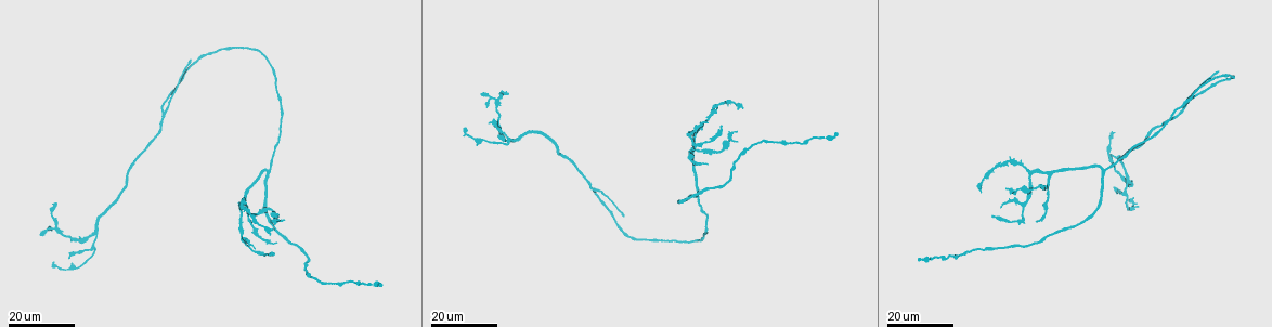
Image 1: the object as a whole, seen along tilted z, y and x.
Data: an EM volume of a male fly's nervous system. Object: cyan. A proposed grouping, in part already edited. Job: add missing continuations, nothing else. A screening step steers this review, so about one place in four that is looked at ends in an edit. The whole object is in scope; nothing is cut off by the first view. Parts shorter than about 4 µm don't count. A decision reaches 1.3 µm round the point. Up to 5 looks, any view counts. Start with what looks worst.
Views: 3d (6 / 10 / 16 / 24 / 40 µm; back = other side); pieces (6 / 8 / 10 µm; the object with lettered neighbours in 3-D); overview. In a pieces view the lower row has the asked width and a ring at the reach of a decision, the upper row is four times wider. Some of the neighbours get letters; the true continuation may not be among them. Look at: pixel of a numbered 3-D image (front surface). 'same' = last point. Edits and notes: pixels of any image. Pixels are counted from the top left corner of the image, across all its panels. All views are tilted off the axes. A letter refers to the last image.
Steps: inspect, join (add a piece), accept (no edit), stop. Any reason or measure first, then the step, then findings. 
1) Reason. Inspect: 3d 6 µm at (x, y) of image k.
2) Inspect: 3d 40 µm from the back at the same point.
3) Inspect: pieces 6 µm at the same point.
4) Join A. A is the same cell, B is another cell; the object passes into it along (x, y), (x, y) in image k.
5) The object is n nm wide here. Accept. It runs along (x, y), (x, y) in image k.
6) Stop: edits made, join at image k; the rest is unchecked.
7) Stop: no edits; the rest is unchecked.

Free end. Inspect: 3d 16 µm at (268, 254) of image 1.

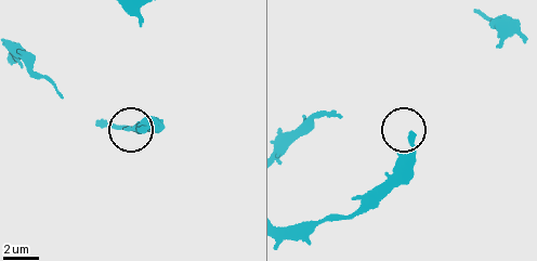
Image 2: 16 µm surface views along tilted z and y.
See the neighbours. Inspect: pieces 8 µm at (414, 135) of image 2.

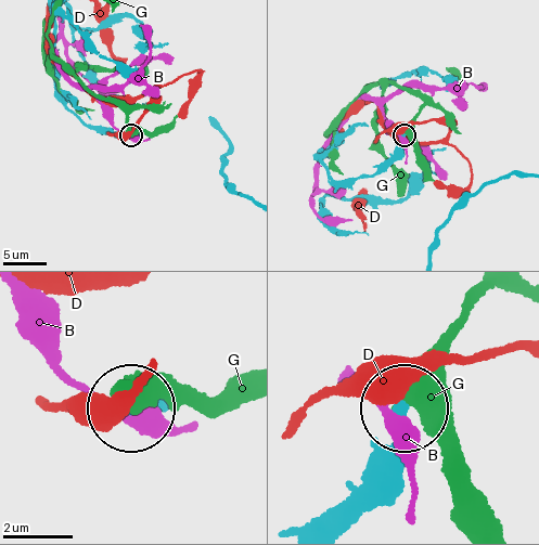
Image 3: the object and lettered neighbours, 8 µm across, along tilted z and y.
Accept. B, D and G are other cells; no lettered piece goes on from it.

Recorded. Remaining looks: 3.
Free end. Inspect: 3d 16 µm at (624, 217) of image 1.

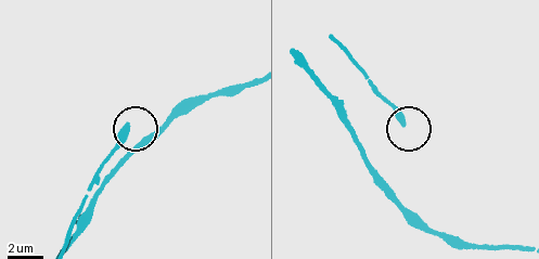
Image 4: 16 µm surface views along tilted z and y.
Inspect: 3d 6 µm at (404, 124) of image 4.

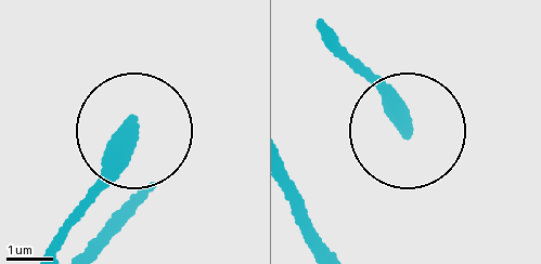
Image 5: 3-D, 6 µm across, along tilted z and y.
Inspect: pieces 6 µm at (405, 134) of image 5.

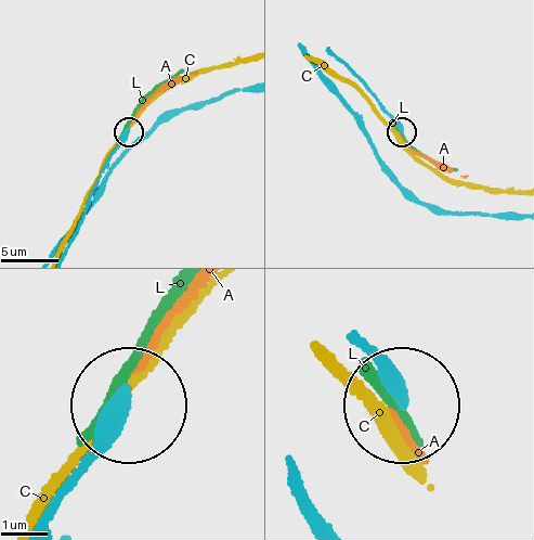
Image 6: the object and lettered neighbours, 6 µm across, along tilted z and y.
Accept. A, C and L are other cells; it runs along (330, 49), (361, 79), (400, 131) in image 6; no lettered piece goes on from it.

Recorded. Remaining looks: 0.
Stop: no edits; the rest is unchecked.

